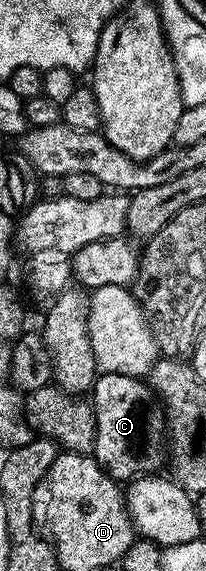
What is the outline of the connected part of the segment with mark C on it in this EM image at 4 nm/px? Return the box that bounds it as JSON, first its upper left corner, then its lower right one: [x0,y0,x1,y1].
[91,373,167,480]

